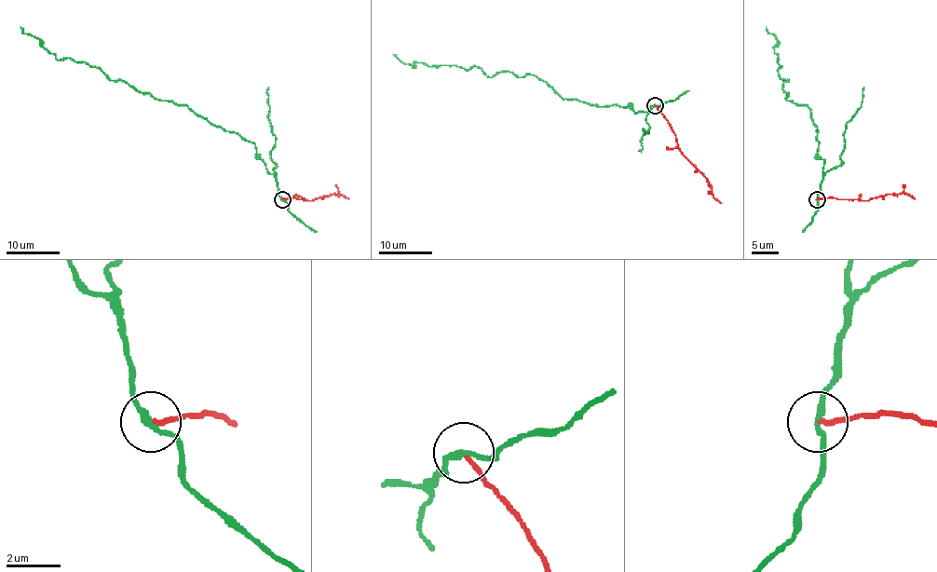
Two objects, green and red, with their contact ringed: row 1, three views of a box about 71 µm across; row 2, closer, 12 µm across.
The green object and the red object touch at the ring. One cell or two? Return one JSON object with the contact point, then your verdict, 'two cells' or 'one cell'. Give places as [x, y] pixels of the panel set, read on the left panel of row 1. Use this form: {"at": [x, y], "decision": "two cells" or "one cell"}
{"at": [282, 199], "decision": "two cells"}

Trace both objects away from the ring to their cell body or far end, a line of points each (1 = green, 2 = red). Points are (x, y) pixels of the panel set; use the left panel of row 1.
1: (281, 199), (253, 143), (186, 105), (155, 99), (84, 61), (58, 60), (20, 27)
2: (281, 199), (308, 200), (339, 193), (348, 199)

